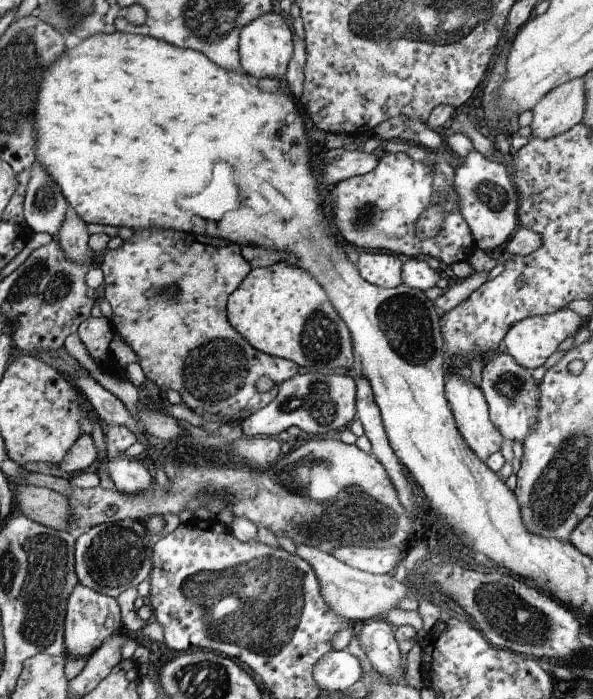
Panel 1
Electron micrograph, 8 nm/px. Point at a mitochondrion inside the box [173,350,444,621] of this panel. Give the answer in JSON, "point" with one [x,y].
{"point":[376,522]}

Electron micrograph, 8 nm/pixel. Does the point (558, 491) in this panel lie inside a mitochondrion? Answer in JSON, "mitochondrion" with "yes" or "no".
{"mitochondrion":"yes"}

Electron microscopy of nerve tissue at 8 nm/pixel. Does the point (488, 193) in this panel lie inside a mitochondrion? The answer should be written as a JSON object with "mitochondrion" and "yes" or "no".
{"mitochondrion":"yes"}

